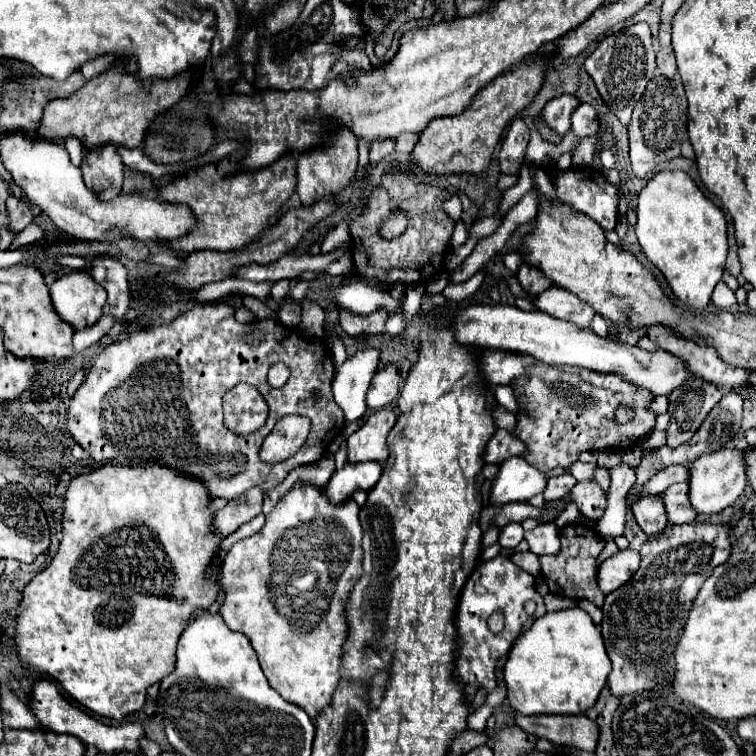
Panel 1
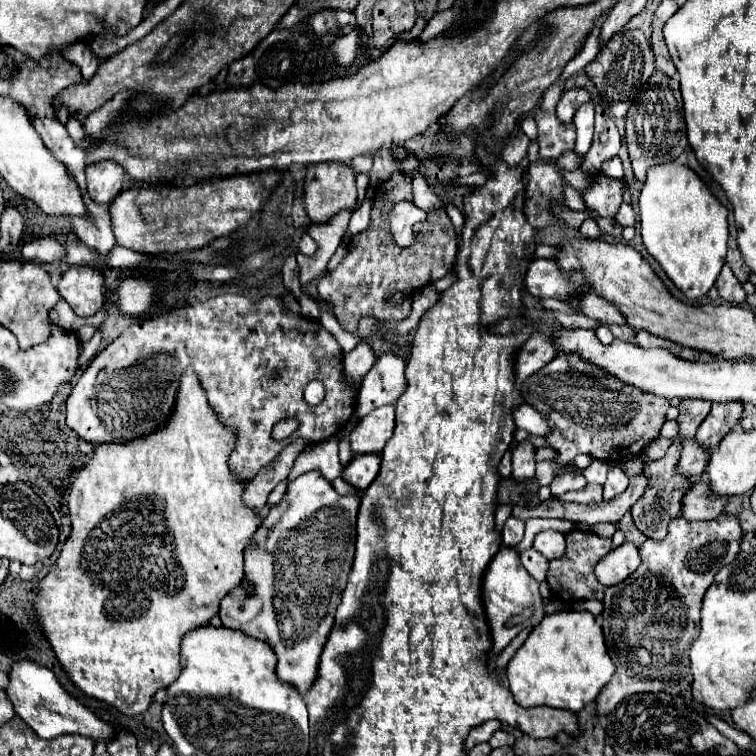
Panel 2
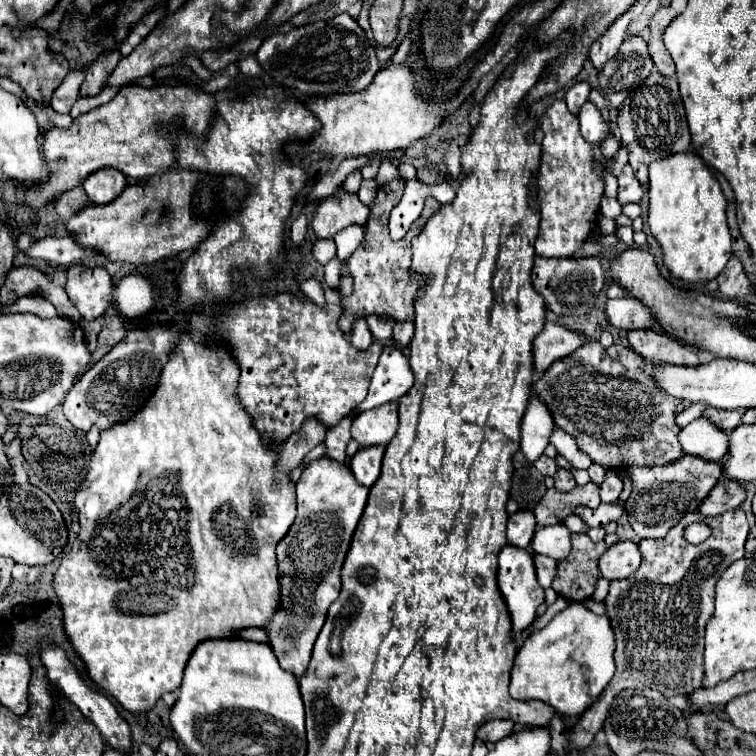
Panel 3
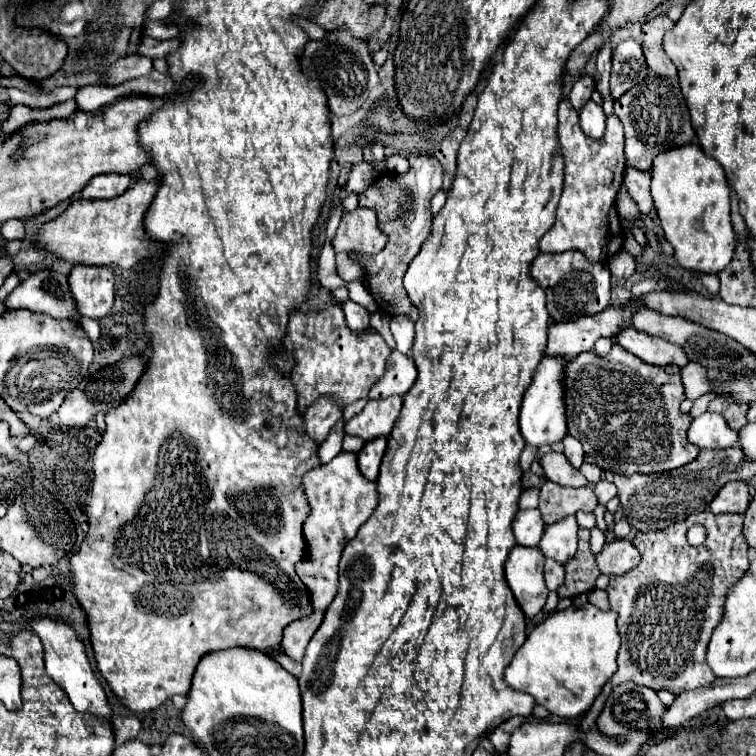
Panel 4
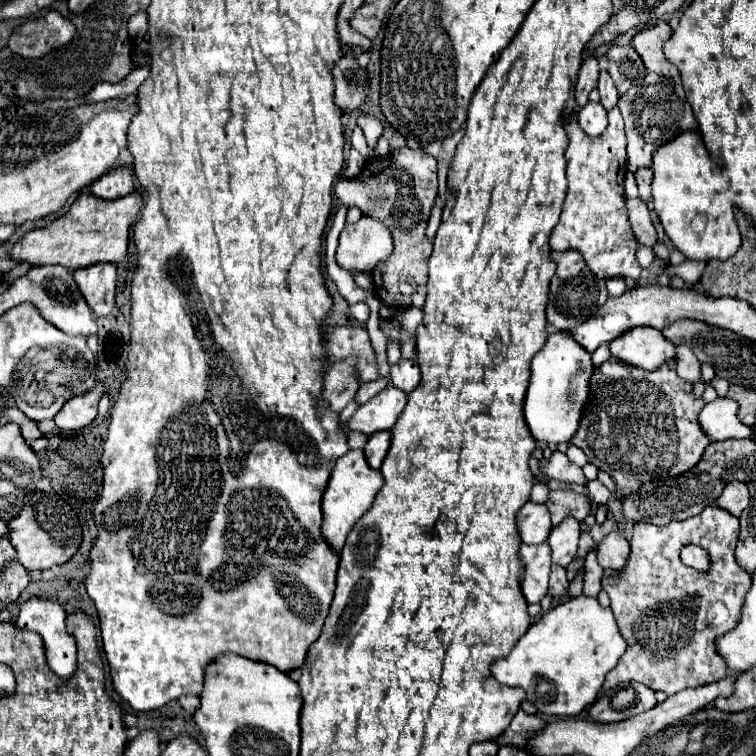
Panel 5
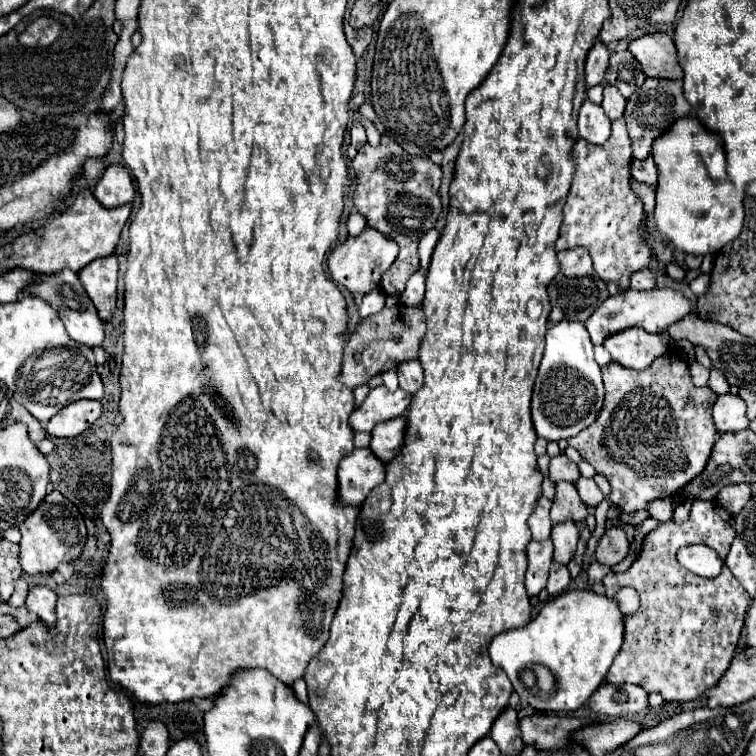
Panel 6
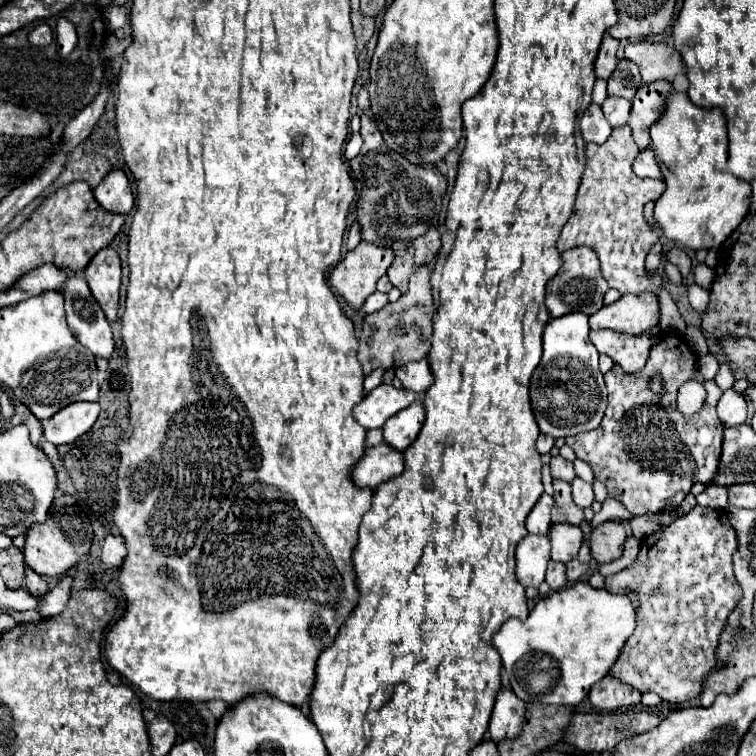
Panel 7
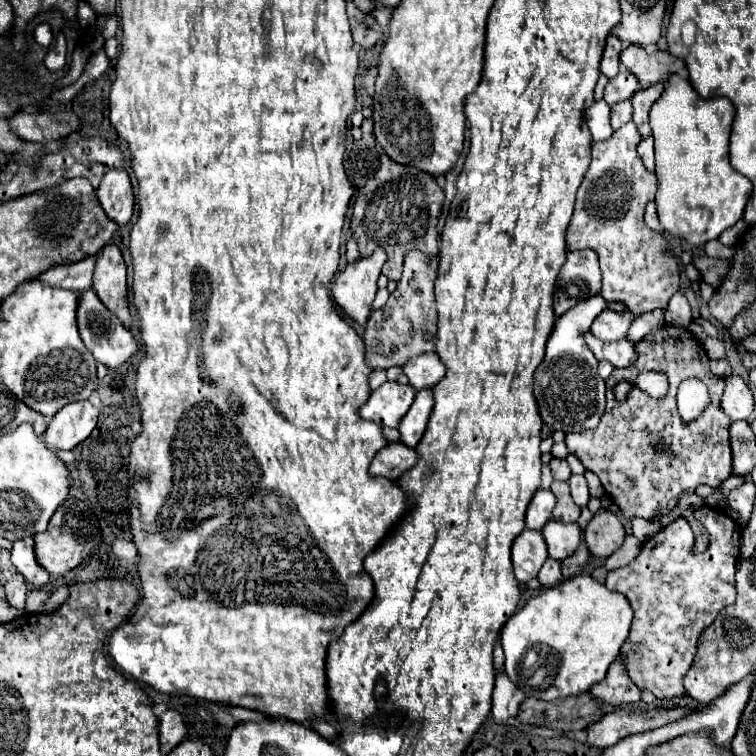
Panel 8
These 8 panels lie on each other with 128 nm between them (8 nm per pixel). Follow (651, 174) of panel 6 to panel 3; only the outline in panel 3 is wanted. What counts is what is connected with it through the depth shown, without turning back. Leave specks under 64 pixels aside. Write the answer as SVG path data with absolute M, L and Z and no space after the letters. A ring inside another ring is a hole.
M626 164L624 166L624 172L618 176L618 202L624 206L624 204L630 204L630 202L636 202L640 204L644 194L646 194L646 188L638 182L638 178L634 176L632 172L632 166Z

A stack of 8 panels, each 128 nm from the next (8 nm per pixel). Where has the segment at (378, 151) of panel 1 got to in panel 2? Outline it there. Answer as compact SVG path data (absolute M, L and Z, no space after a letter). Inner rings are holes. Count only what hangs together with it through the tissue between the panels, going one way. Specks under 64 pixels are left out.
M364 154L364 156L356 156L350 162L350 168L354 170L354 174L362 174L362 172L370 172L372 170L372 154Z

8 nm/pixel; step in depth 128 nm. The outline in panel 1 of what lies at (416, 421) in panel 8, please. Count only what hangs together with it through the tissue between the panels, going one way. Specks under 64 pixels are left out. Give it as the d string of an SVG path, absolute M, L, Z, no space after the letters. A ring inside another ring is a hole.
M368 461L355 464L346 464L342 470L336 470L330 482L326 484L326 494L334 504L346 500L358 488L372 488L382 474L379 462Z

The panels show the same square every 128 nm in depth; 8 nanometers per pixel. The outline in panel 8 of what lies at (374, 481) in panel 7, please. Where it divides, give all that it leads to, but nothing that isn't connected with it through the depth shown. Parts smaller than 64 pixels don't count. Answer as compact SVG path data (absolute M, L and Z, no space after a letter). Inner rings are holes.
M390 444L376 454L376 458L370 464L370 472L376 476L398 480L406 470L410 470L416 464L418 458L418 452L406 444Z

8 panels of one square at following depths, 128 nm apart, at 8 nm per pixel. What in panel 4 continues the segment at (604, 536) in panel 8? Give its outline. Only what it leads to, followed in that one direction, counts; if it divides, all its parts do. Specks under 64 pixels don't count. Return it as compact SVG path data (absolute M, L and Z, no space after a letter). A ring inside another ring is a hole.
M616 538L604 546L604 550L596 556L596 564L600 572L612 576L612 574L624 574L632 570L640 560L640 552L636 552L634 544L626 538Z

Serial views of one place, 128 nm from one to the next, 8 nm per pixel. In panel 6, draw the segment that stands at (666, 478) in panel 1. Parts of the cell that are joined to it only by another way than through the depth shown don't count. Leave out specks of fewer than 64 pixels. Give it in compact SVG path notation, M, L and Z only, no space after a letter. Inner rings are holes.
M736 394L718 396L714 402L714 408L712 408L712 418L714 418L714 424L720 434L744 430L750 424L746 418L746 404Z

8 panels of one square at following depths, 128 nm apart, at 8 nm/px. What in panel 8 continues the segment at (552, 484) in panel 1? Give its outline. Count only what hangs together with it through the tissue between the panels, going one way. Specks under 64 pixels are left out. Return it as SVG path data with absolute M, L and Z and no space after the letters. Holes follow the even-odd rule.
M552 458L550 460L550 470L552 470L554 480L568 480L572 476L572 472L568 468L568 462L560 460L560 458Z

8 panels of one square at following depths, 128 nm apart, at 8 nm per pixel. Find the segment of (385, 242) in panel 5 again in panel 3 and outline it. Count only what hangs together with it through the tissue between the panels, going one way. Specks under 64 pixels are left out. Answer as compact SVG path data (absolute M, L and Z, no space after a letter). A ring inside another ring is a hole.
M336 190L330 198L322 200L316 208L312 228L318 238L334 238L340 230L358 224L364 226L368 220L370 208L364 206L358 196L344 190Z

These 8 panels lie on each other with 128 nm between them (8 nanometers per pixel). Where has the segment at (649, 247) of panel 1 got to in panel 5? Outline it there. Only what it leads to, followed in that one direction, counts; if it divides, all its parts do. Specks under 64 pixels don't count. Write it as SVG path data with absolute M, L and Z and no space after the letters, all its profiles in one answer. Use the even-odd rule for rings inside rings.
M686 130L672 142L660 146L652 156L652 170L654 208L672 244L690 260L708 262L734 256L740 248L740 232L734 218L732 192L720 166L708 154L702 136L696 130Z

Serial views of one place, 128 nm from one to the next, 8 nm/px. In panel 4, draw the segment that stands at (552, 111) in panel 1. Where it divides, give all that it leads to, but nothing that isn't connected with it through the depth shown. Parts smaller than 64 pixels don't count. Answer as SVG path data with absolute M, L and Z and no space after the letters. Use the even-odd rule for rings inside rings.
M580 76L576 80L576 84L572 86L572 92L570 92L570 102L576 110L580 110L592 96L594 92L594 78L590 76Z

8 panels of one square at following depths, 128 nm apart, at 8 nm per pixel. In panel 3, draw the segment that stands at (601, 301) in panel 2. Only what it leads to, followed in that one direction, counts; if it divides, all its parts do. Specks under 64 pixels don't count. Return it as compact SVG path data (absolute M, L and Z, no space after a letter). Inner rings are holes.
M632 298L608 300L606 316L610 326L618 330L638 330L638 328L660 330L658 318L640 300L632 300Z

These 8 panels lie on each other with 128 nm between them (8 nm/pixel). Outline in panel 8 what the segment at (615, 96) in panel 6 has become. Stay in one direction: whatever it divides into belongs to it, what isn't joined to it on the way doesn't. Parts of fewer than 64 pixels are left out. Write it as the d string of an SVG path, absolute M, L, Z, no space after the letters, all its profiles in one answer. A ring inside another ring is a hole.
M624 100L624 102L612 106L612 128L614 130L618 130L620 126L624 126L630 120L632 120L632 104L630 104L630 100Z

